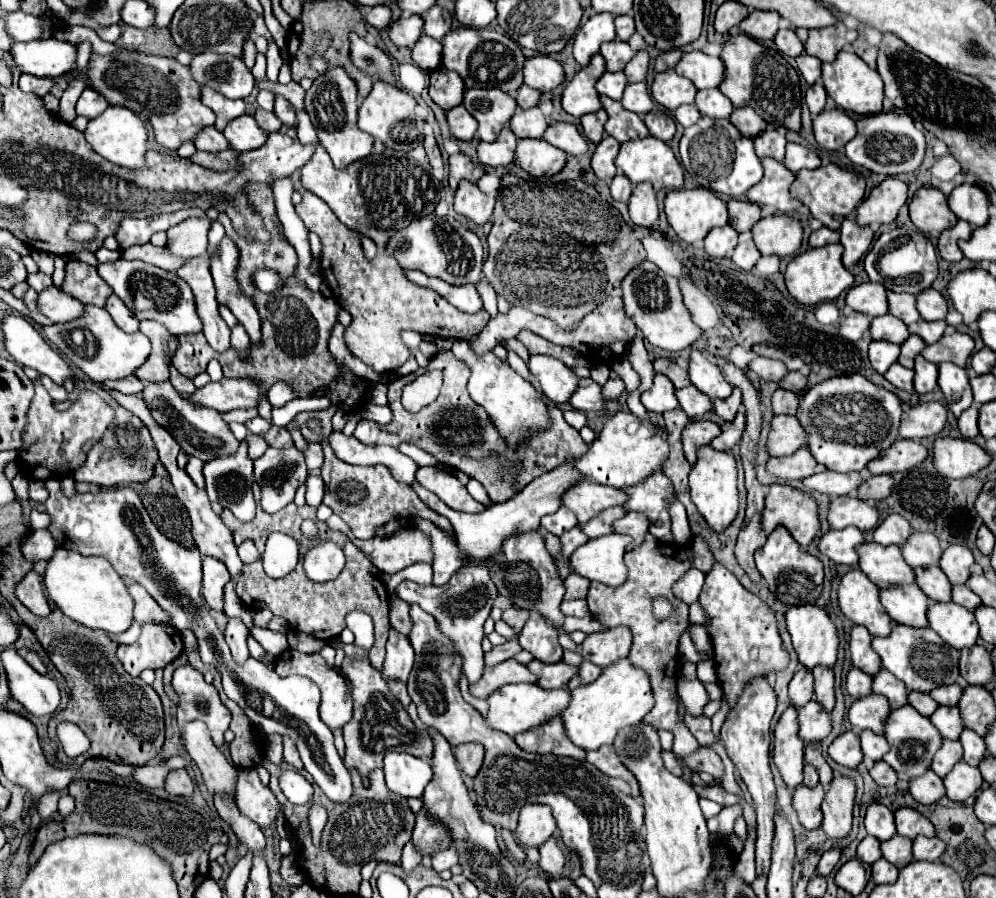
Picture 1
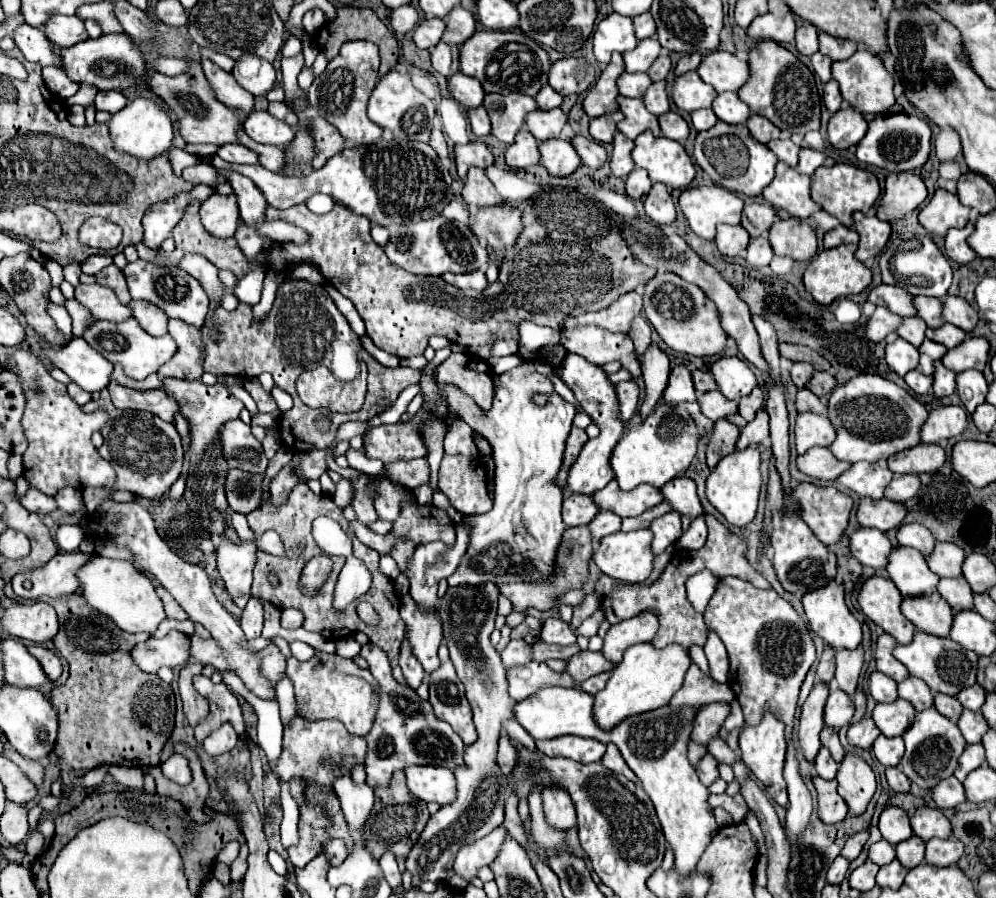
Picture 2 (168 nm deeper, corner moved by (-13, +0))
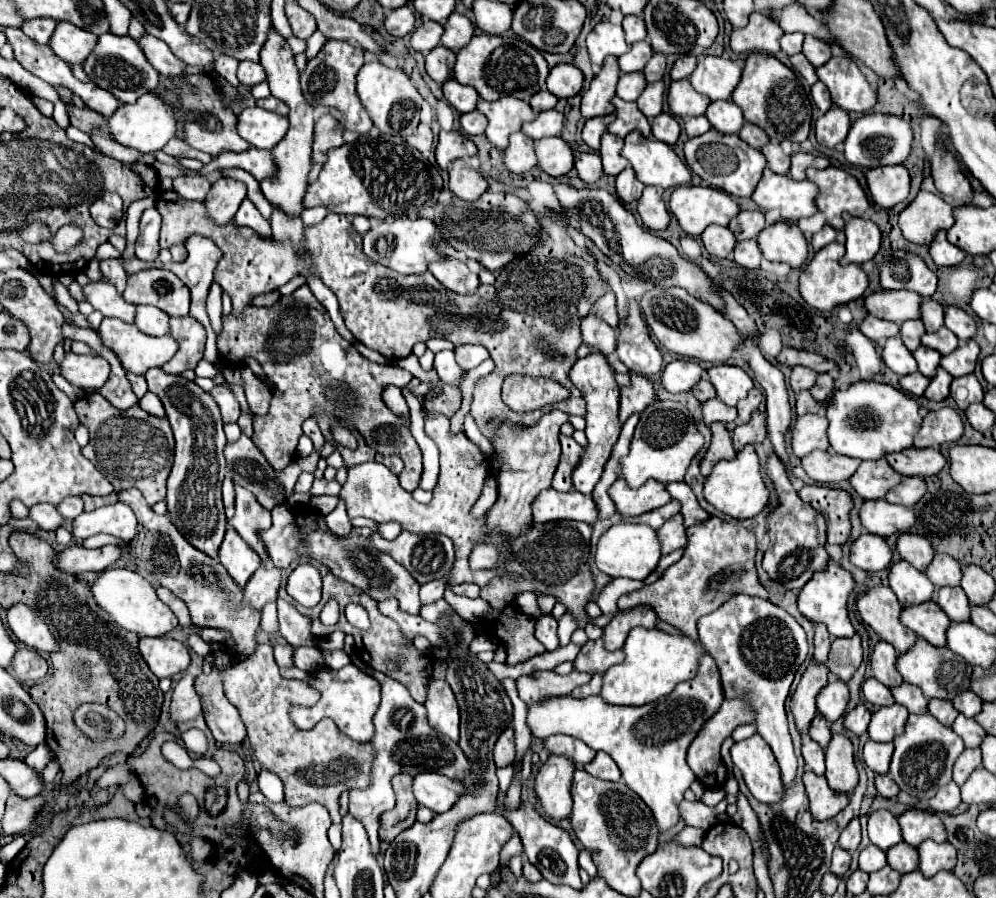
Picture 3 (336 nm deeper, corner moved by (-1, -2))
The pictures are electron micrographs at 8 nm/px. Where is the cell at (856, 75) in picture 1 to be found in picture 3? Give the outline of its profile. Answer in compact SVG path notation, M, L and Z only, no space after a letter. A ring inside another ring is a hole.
M833 56L815 72L829 88L833 104L847 112L867 112L877 102L877 92L867 84L865 74L849 56Z

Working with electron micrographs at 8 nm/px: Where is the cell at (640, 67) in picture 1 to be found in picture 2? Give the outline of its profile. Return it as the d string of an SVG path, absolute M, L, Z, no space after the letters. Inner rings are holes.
M663 52L663 54L659 54L659 58L651 64L651 68L649 68L649 78L653 80L653 82L657 82L657 80L665 80L665 76L667 76L667 72L671 70L671 60L669 60L669 56L667 56L667 52Z

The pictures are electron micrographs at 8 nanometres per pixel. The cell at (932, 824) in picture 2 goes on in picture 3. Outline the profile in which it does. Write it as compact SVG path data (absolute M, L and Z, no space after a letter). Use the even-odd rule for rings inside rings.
M907 810L899 816L899 824L903 830L903 842L909 846L919 846L923 840L945 842L947 832L941 818L935 812L927 810Z

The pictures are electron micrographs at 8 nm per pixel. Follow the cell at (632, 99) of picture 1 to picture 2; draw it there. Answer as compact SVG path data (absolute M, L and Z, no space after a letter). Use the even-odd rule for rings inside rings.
M653 82L647 88L643 102L645 102L645 108L655 116L669 112L669 98L667 98L667 90L665 90L665 82Z

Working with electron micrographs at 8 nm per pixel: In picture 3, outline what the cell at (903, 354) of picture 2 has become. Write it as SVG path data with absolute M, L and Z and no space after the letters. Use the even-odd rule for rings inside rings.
M889 338L883 348L883 362L899 376L911 374L917 370L917 362L913 354L905 348L901 338Z

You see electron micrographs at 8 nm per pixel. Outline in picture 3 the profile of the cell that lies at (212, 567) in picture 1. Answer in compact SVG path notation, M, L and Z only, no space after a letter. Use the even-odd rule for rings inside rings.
M229 528L225 534L225 540L219 548L219 560L239 586L245 586L251 574L261 566L257 552L253 552L233 528Z

